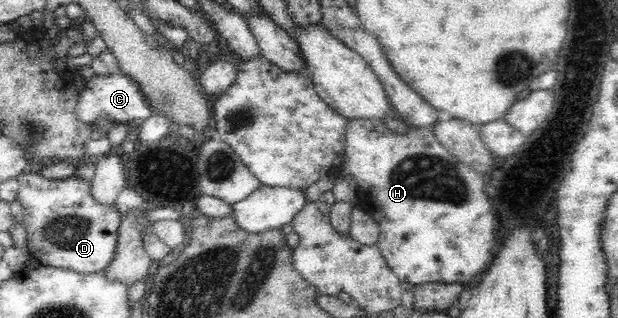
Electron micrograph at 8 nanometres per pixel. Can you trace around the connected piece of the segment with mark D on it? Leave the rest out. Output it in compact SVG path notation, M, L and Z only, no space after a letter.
M27 171L17 177L20 182L16 199L24 208L24 226L27 231L27 250L32 259L46 267L61 267L76 273L98 273L108 267L114 259L118 230L121 224L120 216L114 205L98 203L91 194L91 181L75 176L68 179L46 179L39 173Z

